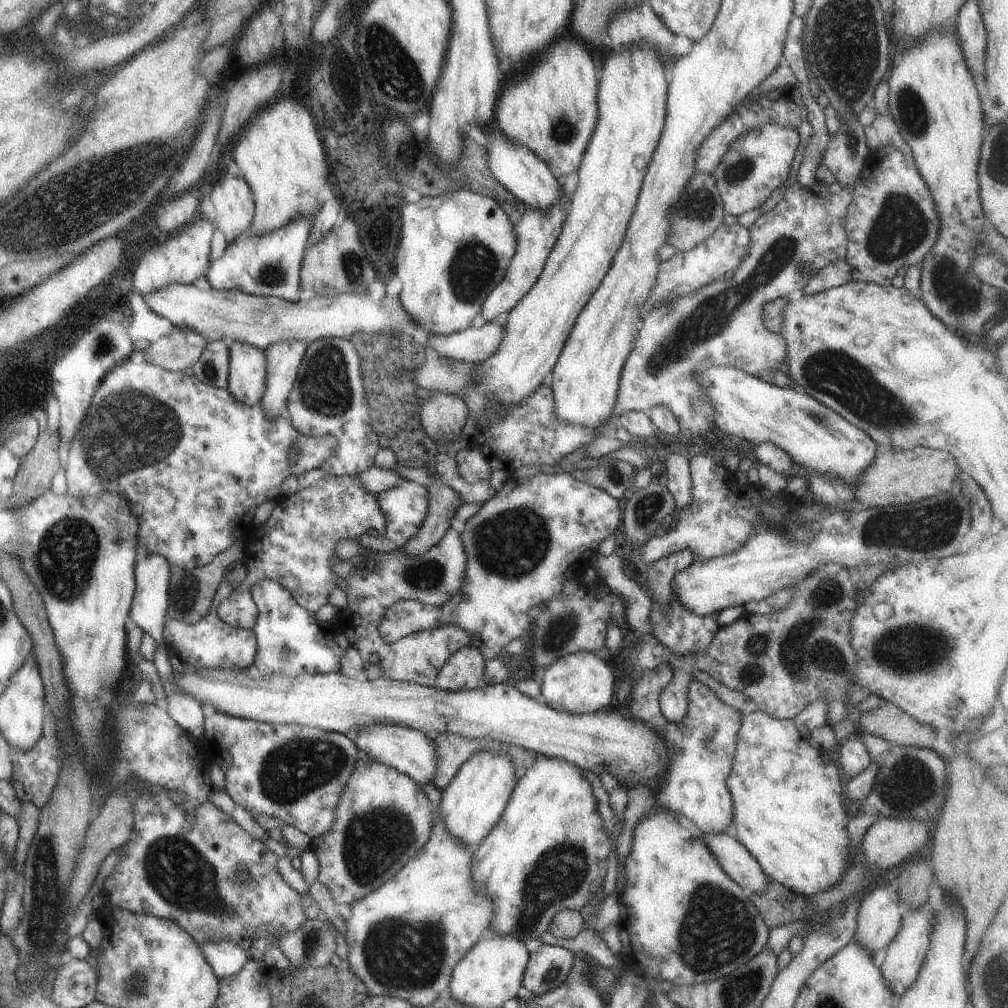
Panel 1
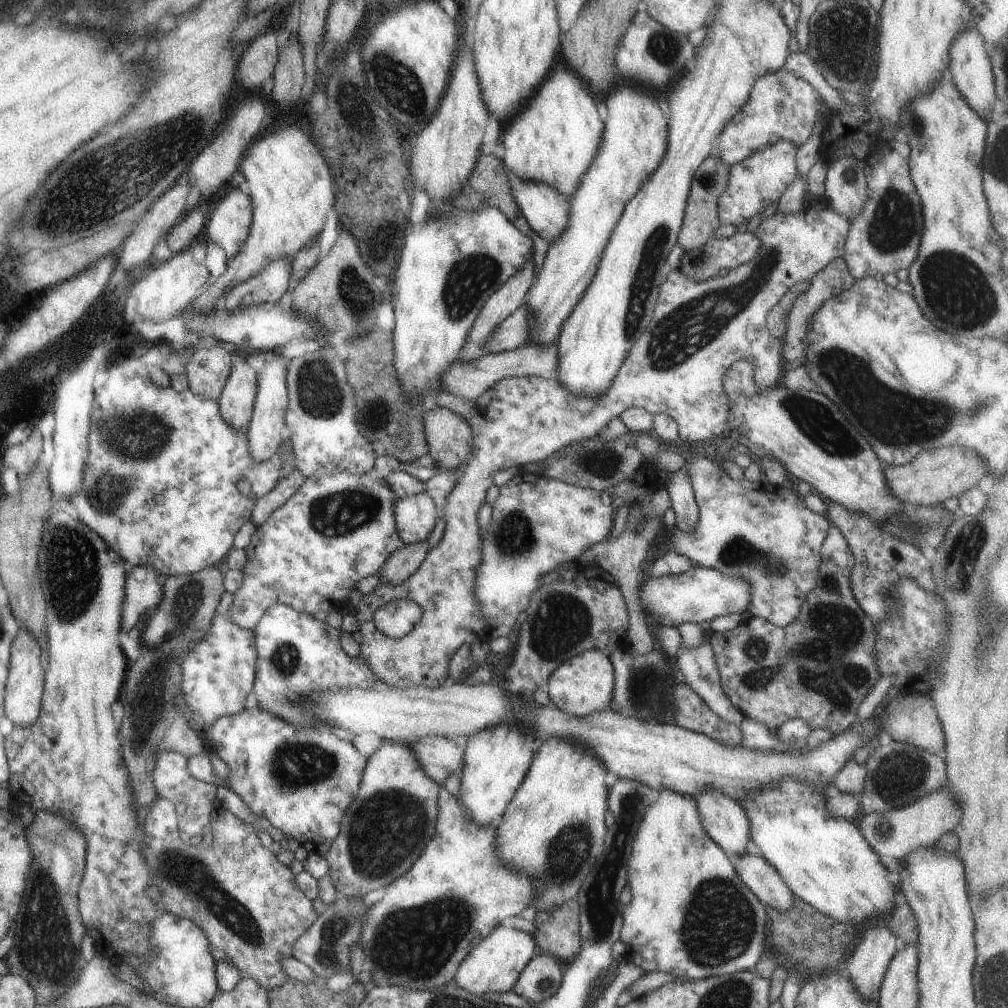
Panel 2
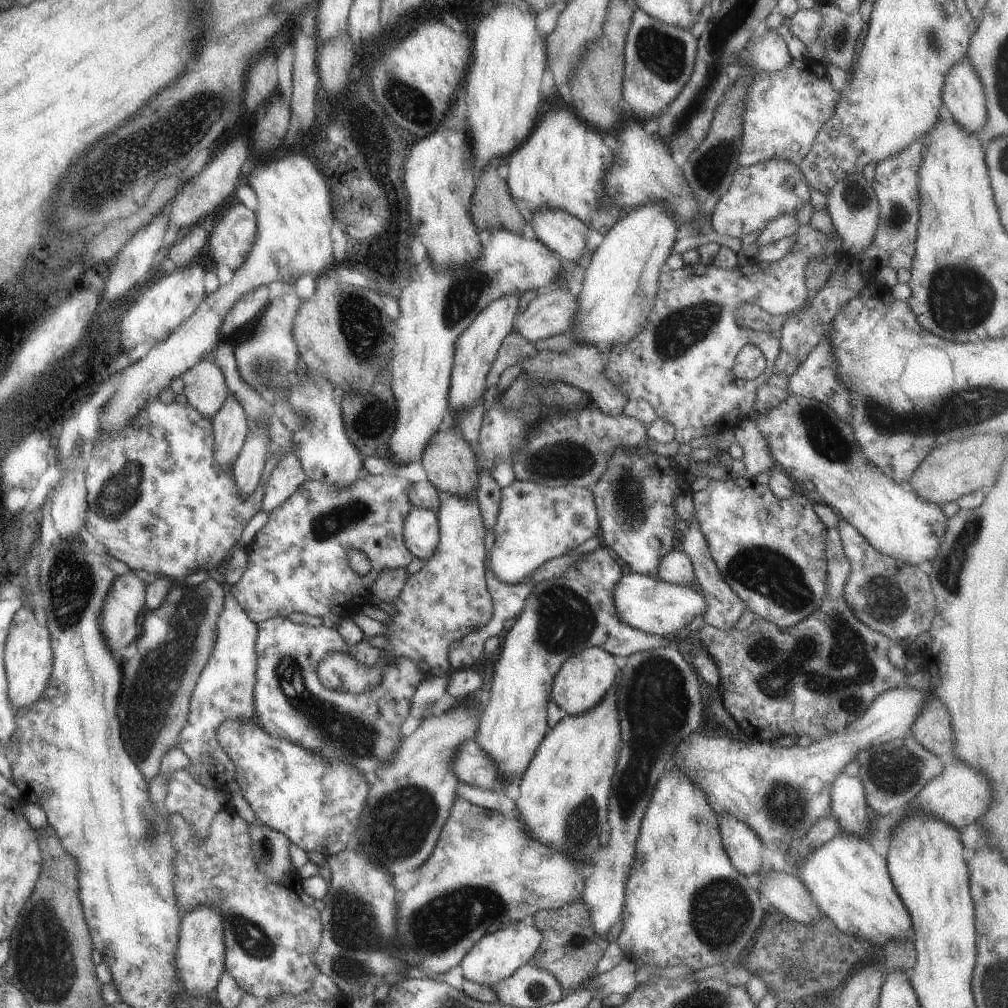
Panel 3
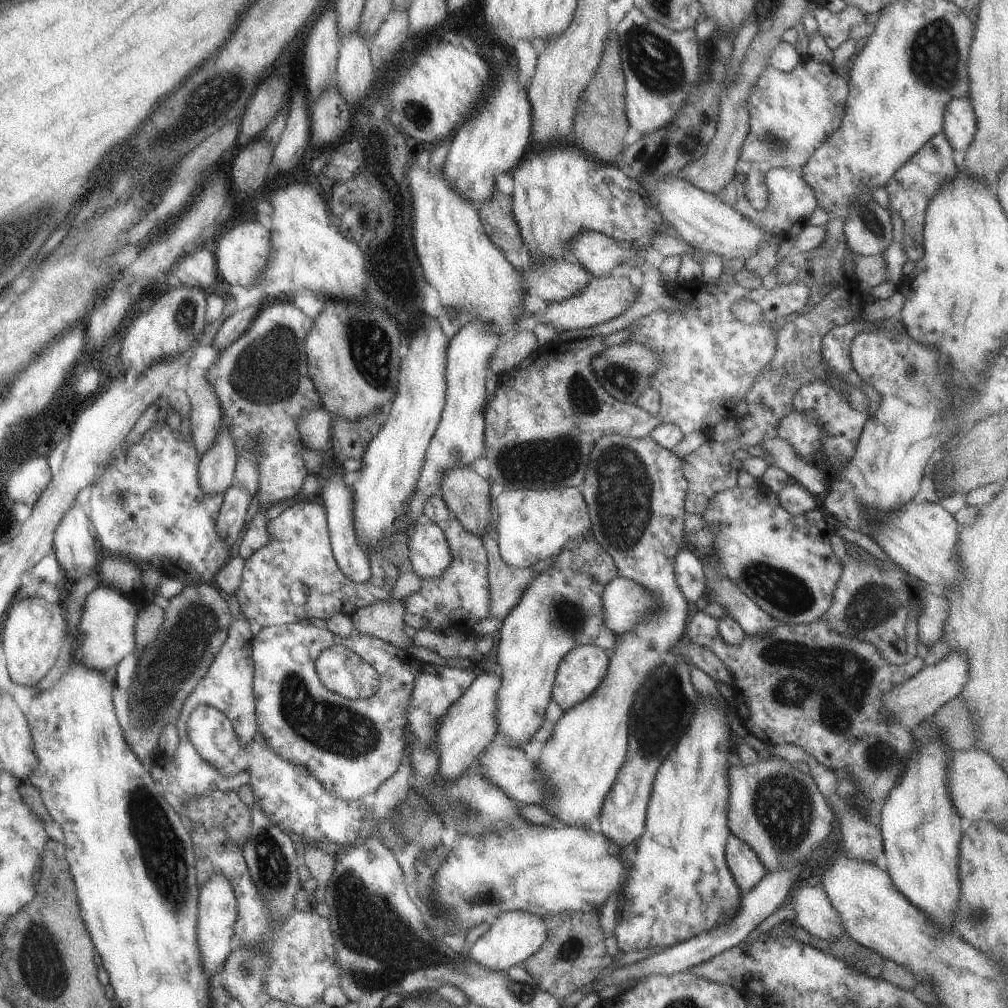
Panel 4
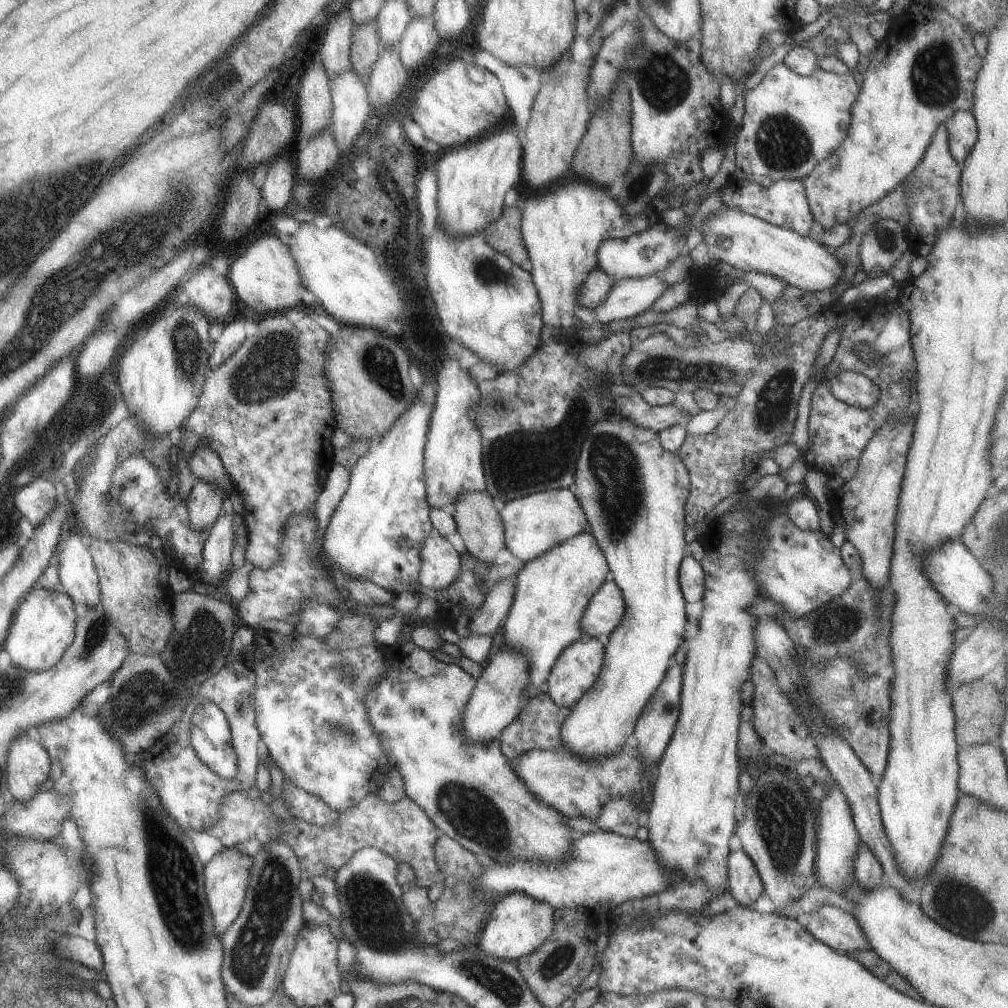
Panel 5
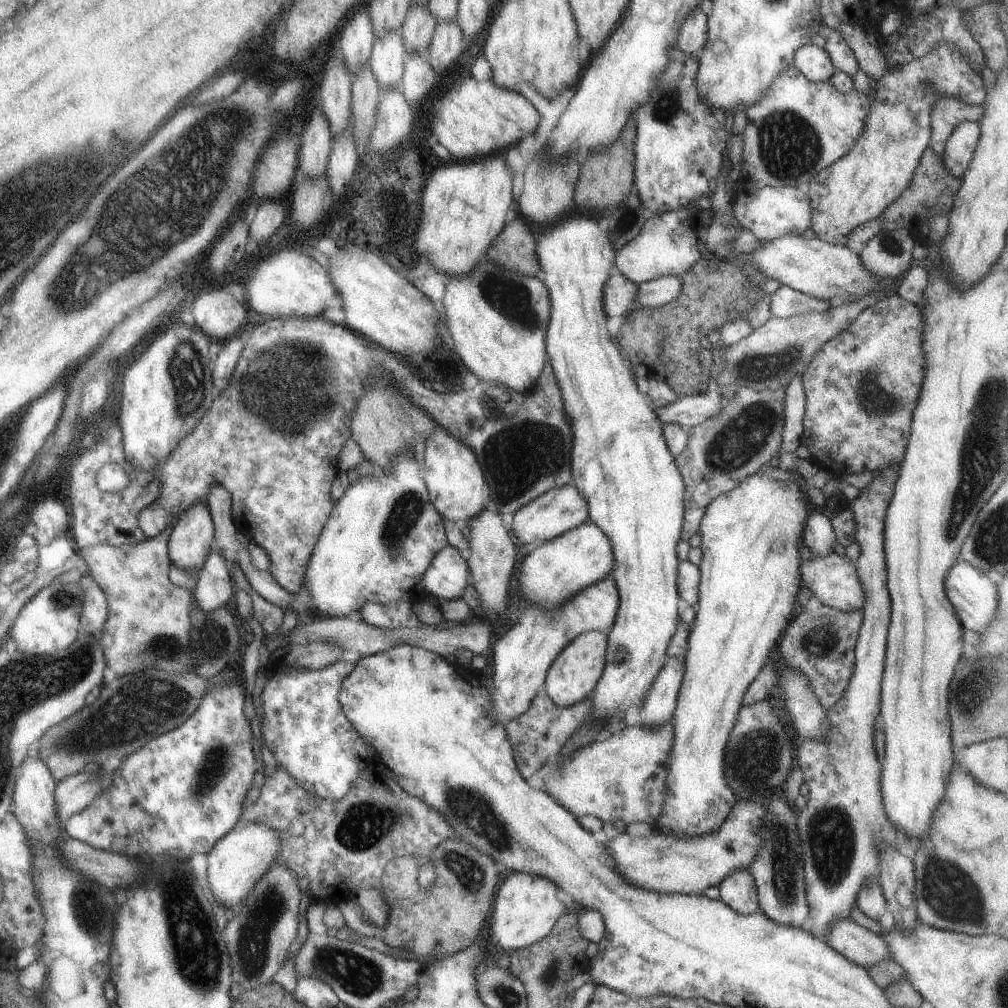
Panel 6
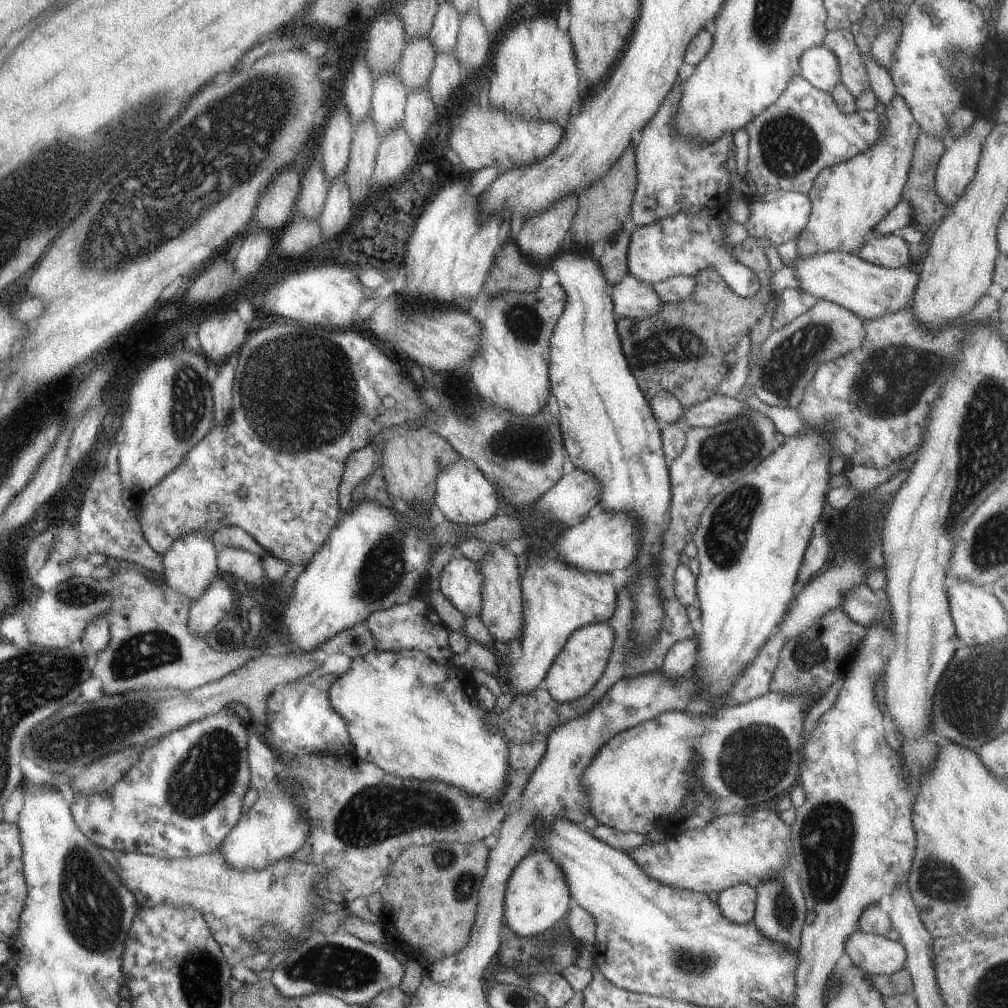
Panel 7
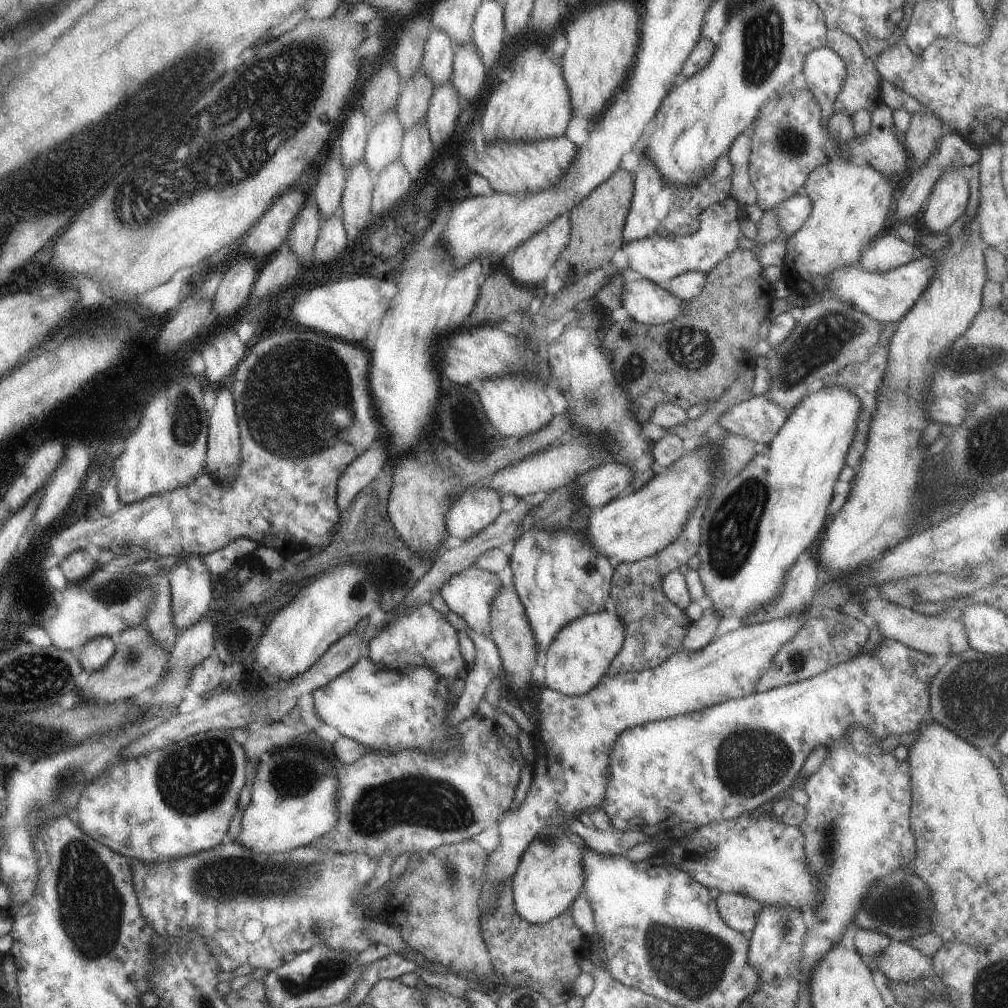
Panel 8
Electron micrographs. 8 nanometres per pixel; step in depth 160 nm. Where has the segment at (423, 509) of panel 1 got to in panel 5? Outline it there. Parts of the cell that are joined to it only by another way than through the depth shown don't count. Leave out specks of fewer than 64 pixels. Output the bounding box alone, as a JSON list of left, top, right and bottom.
[418,533,460,592]

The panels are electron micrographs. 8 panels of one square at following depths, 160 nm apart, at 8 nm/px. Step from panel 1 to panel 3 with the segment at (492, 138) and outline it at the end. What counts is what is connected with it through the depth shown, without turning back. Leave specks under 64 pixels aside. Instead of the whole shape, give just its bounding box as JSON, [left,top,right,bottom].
[529,209,587,264]

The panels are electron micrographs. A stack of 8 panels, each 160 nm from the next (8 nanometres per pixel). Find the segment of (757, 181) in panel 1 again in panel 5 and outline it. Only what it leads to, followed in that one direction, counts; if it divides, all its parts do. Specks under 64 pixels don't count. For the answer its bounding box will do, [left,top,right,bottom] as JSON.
[719,175,813,236]

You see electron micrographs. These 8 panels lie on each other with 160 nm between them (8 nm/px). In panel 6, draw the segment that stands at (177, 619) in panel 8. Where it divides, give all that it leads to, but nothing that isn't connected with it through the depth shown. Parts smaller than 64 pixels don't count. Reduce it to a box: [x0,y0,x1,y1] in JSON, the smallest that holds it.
[166,503,214,578]

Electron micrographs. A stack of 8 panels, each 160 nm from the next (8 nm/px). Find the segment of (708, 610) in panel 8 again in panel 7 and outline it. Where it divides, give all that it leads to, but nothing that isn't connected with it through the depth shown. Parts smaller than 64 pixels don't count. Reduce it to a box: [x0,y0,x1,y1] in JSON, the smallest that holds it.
[659,636,697,679]

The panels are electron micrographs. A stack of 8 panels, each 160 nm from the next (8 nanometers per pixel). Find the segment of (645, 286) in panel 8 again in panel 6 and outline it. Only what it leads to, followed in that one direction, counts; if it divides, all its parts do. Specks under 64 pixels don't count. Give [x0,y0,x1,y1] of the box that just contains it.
[602,272,636,316]

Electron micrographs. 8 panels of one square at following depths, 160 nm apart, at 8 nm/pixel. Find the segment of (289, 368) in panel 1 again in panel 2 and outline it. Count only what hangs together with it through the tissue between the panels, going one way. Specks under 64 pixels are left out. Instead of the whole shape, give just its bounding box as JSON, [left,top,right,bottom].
[245,352,287,462]

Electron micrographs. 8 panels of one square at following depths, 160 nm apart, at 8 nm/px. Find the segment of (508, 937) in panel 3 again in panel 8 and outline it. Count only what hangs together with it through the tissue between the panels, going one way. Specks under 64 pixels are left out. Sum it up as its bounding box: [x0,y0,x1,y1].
[510,825,586,924]

